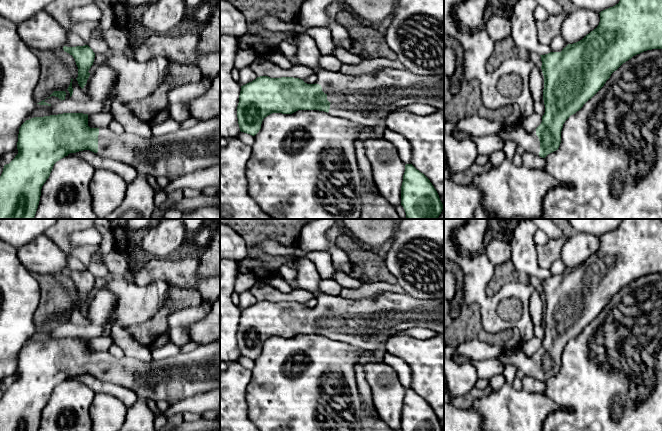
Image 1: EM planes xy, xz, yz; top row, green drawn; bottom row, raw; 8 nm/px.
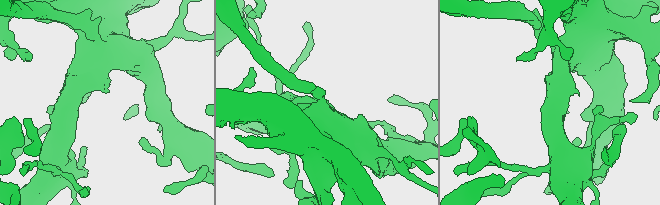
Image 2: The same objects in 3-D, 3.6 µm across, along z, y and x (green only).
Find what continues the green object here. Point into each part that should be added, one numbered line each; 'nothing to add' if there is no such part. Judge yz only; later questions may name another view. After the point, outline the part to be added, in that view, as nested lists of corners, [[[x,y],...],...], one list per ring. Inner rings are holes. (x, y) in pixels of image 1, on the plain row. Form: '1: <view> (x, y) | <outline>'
1: yz (529, 365) | [[[522,349],[504,350],[498,357],[502,365],[514,365],[521,370],[524,375],[539,379],[540,365],[536,359],[536,353],[532,356],[526,356]]]

